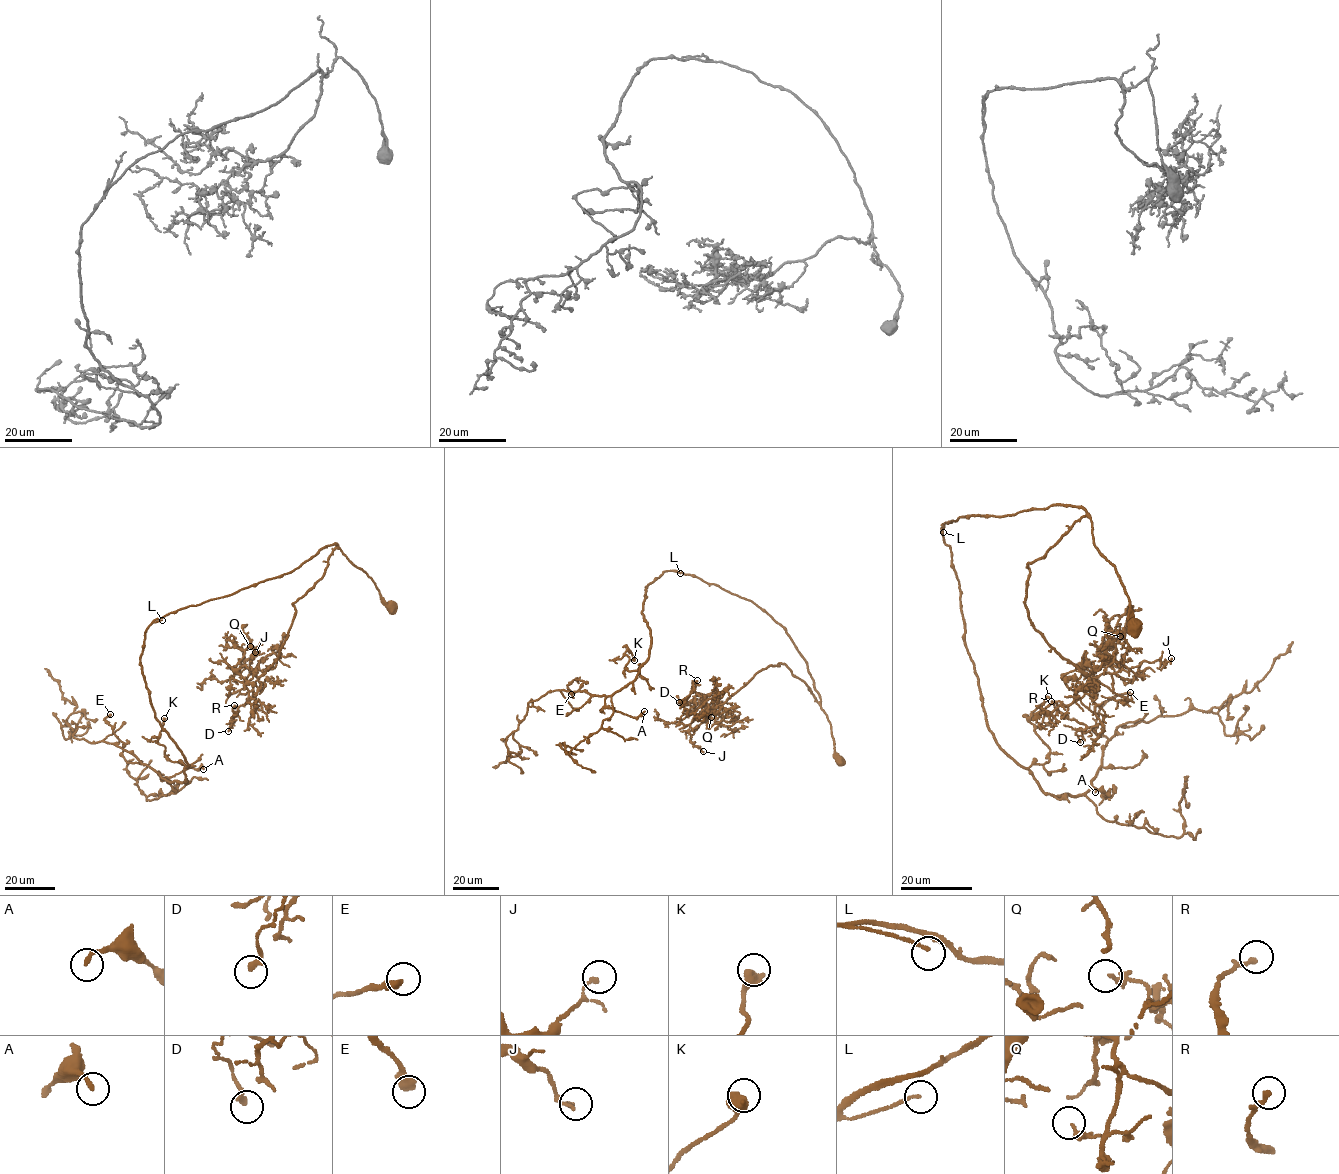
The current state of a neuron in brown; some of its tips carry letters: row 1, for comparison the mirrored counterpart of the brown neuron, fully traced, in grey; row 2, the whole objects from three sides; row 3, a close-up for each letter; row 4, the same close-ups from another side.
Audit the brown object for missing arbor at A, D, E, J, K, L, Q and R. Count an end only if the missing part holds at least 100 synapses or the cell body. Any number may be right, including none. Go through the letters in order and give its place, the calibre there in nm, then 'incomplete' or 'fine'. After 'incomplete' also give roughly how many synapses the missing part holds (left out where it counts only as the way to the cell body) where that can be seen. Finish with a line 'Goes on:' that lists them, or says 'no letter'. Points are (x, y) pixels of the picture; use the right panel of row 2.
A: (1095, 792) | 180 nm | fine
D: (1080, 742) | 240 nm | fine
E: (1130, 692) | 400 nm | fine
J: (1171, 658) | 150 nm | fine
K: (1048, 696) | 600 nm | fine
L: (943, 532) | 130 nm | fine
Q: (1120, 636) | 180 nm | fine
R: (1051, 701) | 200 nm | fine
Goes on: no letter

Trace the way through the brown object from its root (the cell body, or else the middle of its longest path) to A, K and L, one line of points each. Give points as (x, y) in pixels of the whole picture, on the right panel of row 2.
A: (1134, 626), (1082, 508), (943, 524), (993, 738), (1045, 792), (1110, 790), (1095, 792)
K: (1134, 626), (1082, 508), (945, 522), (988, 728), (1025, 768), (1048, 761), (1030, 718), (1048, 696)
L: (1134, 626), (1120, 577), (1094, 543), (1082, 508), (1055, 504), (1004, 517), (961, 516), (945, 522), (943, 532)

